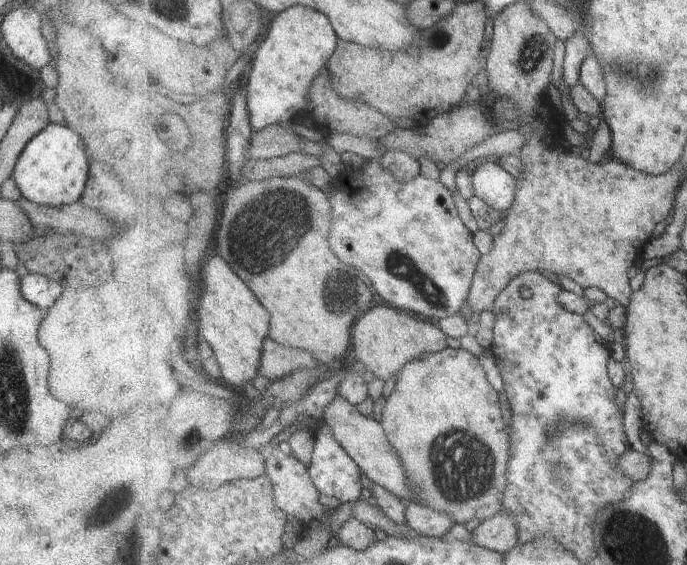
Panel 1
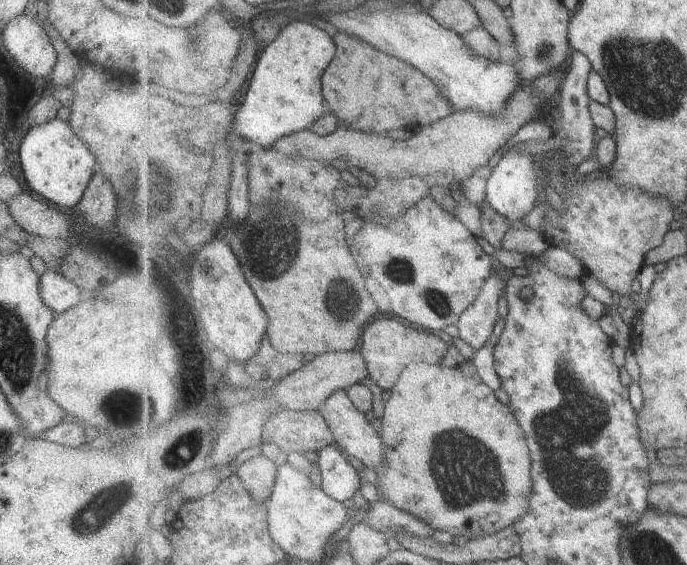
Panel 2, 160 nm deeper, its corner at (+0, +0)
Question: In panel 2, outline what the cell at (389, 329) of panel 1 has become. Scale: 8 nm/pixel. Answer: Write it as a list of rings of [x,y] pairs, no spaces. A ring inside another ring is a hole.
[[[378,318],[372,321],[371,326],[364,330],[359,351],[366,360],[370,377],[379,384],[382,389],[389,389],[398,384],[403,371],[415,363],[431,363],[441,365],[447,358],[449,345],[445,344],[436,333],[423,332],[411,326],[405,326],[397,320]]]

